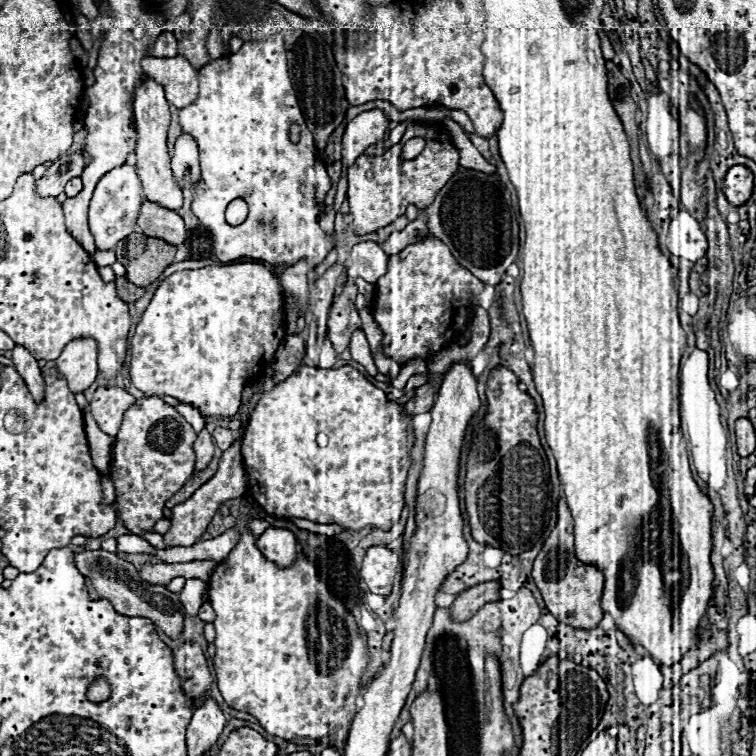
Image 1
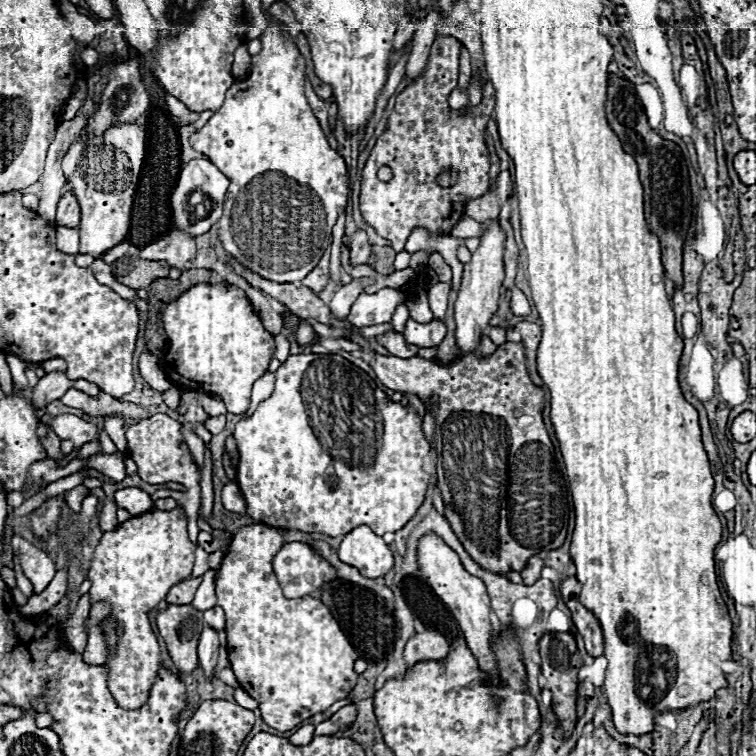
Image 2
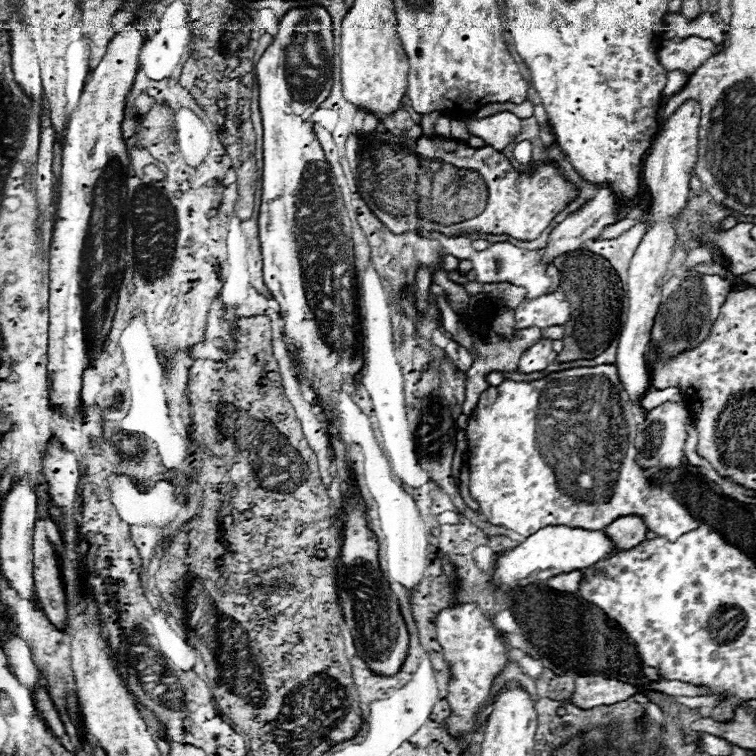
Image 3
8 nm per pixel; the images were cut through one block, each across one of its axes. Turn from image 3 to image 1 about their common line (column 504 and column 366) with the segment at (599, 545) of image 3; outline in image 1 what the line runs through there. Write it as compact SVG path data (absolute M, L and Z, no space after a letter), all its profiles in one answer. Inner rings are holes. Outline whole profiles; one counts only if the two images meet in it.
M372 546L366 550L360 576L372 594L380 594L380 596L390 594L398 562L400 556L388 550L386 546Z

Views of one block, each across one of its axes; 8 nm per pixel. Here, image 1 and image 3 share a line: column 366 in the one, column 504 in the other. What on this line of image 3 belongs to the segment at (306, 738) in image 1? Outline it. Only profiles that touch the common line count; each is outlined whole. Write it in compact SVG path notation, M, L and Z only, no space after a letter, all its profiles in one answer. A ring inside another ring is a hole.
M464 604L458 608L450 608L450 610L442 610L438 620L436 620L436 632L438 632L438 642L444 648L444 660L450 664L452 668L452 680L448 684L448 704L452 708L452 716L446 720L450 734L456 732L468 732L474 728L474 732L478 732L478 728L482 726L482 722L474 720L474 716L478 714L478 710L482 708L482 704L488 700L490 694L490 686L492 680L500 674L500 670L504 668L508 656L506 656L506 648L504 642L498 638L498 630L492 626L492 622L488 618L482 616L480 608L476 604Z

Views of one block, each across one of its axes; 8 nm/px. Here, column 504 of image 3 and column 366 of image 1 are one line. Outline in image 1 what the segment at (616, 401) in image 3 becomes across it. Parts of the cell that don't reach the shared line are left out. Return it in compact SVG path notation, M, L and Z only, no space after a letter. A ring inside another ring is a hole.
M298 364L296 370L290 376L286 376L286 380L282 380L272 390L268 390L260 396L260 400L258 400L258 404L256 404L252 416L250 416L250 422L246 426L242 448L244 448L244 466L246 466L246 472L248 472L248 492L268 514L274 514L278 518L284 518L284 516L308 518L308 520L318 522L318 524L338 524L338 526L342 526L342 530L350 530L350 532L360 532L364 528L388 530L388 528L392 528L392 524L396 524L400 520L400 514L402 514L402 508L404 508L404 482L406 482L408 470L412 466L410 450L414 448L414 440L416 440L414 430L408 430L408 426L410 426L410 416L404 412L404 404L390 402L386 398L384 390L370 384L352 366L322 370L322 368ZM320 432L324 432L328 436L328 444L324 448L320 448L318 442L316 442Z

